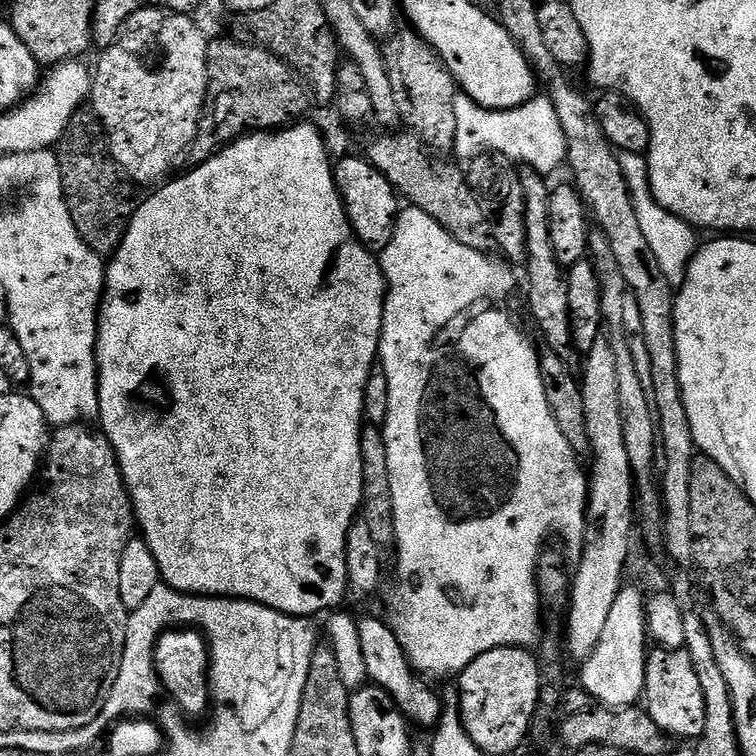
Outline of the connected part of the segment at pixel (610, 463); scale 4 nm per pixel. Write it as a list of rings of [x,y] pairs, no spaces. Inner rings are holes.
[[[601,338],[594,342],[593,348],[583,357],[584,360],[584,376],[580,380],[580,393],[582,394],[582,406],[586,406],[586,430],[590,434],[590,442],[592,443],[592,451],[590,453],[590,461],[592,460],[592,472],[590,468],[590,479],[588,482],[588,510],[592,515],[592,533],[585,528],[585,536],[589,540],[588,554],[584,559],[583,571],[580,572],[579,579],[576,584],[575,608],[572,613],[572,637],[566,640],[566,652],[576,659],[576,662],[583,662],[586,658],[590,658],[590,654],[598,646],[598,642],[602,638],[602,630],[606,627],[606,617],[610,615],[610,609],[614,606],[614,598],[619,594],[622,585],[625,583],[624,563],[626,562],[626,540],[627,534],[630,533],[634,525],[632,512],[634,516],[634,477],[632,467],[630,466],[630,454],[626,454],[626,438],[622,430],[622,410],[618,406],[618,390],[616,389],[616,366],[612,362],[612,345],[607,339]]]

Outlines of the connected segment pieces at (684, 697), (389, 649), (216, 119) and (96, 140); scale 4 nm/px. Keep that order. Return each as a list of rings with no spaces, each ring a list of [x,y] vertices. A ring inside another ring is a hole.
[[[652,650],[647,657],[642,697],[644,711],[654,718],[654,726],[658,726],[665,736],[677,736],[680,742],[699,741],[704,732],[706,704],[702,698],[702,686],[698,686],[698,674],[694,674],[694,664],[690,662],[690,654],[687,650]]]
[[[368,616],[364,621],[361,619],[356,626],[360,645],[362,646],[361,656],[364,659],[364,671],[367,679],[375,687],[386,690],[386,694],[392,696],[393,702],[400,707],[400,713],[404,715],[404,719],[408,721],[409,725],[416,727],[417,724],[420,728],[435,729],[436,725],[440,723],[441,697],[437,693],[435,696],[423,684],[425,681],[421,679],[416,669],[408,661],[408,655],[402,650],[402,646],[392,632],[391,627],[383,619],[380,620]]]
[[[209,39],[206,58],[208,59],[208,97],[204,99],[204,114],[200,118],[200,125],[191,145],[186,153],[189,165],[205,164],[215,156],[221,148],[228,147],[234,140],[254,132],[279,130],[293,122],[299,121],[308,112],[310,92],[303,79],[293,72],[292,67],[280,57],[257,46],[252,42],[239,44],[236,40]]]
[[[81,110],[74,114],[74,118],[70,118],[58,145],[58,155],[64,197],[82,242],[86,242],[86,246],[90,246],[90,250],[102,258],[115,256],[132,221],[134,208],[133,205],[124,204],[124,196],[120,193],[122,173],[108,153],[104,128],[95,112]]]

